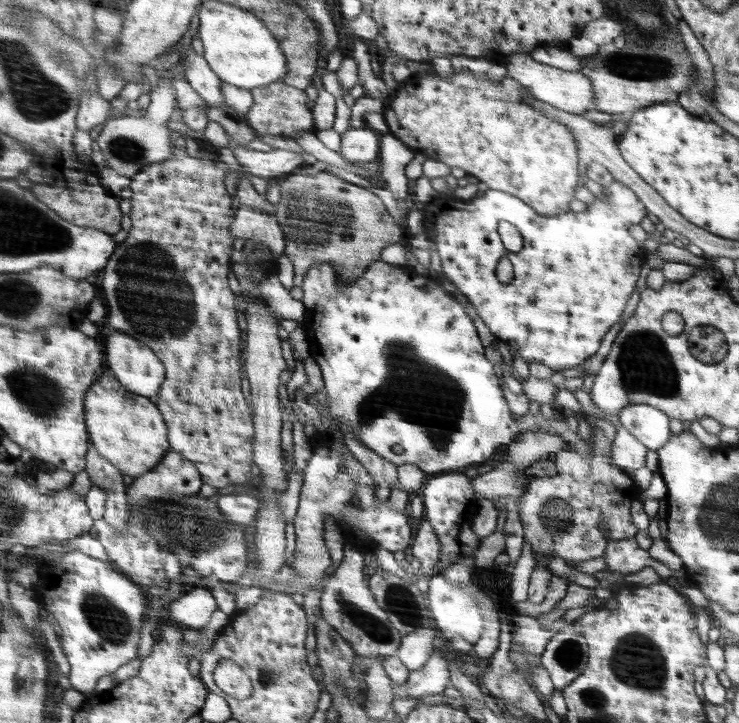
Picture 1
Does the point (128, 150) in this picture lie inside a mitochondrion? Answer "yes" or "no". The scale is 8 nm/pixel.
yes

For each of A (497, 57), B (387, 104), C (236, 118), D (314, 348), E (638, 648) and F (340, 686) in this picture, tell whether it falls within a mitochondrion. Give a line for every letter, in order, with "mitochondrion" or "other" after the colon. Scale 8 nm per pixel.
A: other
B: other
C: other
D: other
E: mitochondrion
F: mitochondrion

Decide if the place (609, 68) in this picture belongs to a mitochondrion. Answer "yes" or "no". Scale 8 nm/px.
yes

